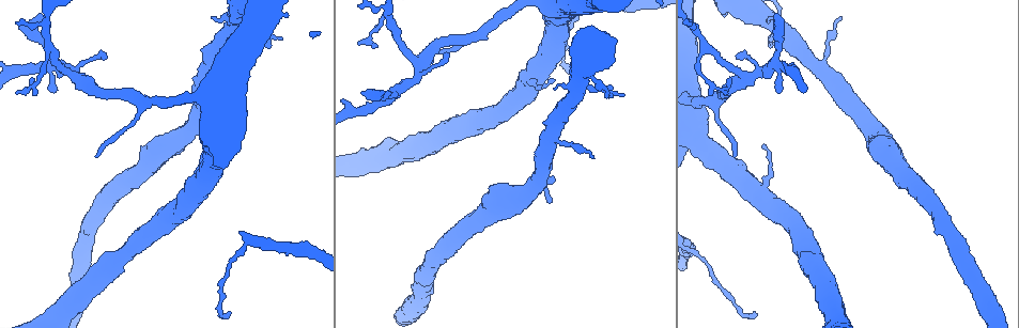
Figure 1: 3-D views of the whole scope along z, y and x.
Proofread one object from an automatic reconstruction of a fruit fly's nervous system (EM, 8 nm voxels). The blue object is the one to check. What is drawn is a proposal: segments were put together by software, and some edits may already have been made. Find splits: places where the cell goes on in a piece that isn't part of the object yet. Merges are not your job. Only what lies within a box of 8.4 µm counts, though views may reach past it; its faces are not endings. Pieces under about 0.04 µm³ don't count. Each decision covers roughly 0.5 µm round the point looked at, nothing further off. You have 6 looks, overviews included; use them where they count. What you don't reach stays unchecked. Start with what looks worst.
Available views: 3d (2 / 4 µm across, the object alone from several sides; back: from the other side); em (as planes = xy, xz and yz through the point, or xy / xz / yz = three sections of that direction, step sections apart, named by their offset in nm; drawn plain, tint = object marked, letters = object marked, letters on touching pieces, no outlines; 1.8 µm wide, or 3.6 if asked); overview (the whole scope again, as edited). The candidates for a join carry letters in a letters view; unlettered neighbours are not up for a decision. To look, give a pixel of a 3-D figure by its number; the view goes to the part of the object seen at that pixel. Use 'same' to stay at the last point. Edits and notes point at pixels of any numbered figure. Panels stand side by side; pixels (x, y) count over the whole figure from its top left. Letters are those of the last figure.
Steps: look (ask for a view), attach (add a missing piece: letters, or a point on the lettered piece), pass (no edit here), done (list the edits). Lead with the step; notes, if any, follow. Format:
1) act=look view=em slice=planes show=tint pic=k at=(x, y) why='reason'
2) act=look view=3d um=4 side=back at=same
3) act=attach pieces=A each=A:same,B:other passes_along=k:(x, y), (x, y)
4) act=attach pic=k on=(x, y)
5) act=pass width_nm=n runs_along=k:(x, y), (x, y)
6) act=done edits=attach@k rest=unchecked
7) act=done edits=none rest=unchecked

act=look view=3d um=4 pic=1 at=(39, 15) why='an open end'

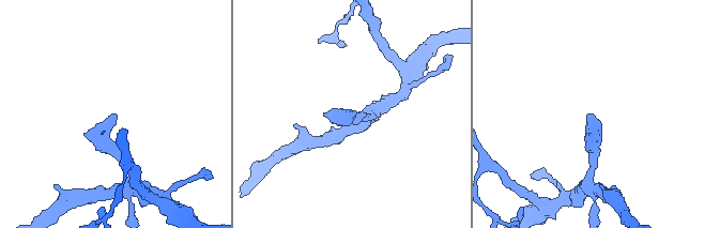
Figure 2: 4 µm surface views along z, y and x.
act=look view=em slice=planes show=letters pic=2 at=(590, 116)

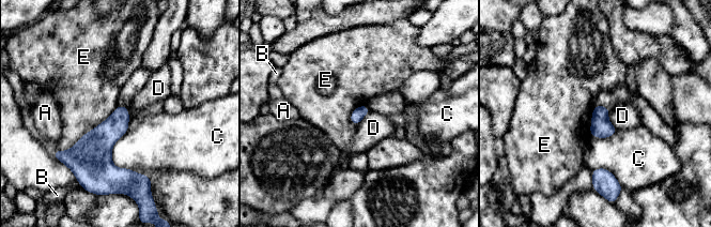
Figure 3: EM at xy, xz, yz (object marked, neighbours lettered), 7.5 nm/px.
act=pass longest_contact=E:550nm each=A:other,B:other,C:other,D:other,E:other border=3:(118, 104), (70, 149), (58, 149) found='none of them fits'

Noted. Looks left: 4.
act=look view=3d um=4 pic=1 at=(590, 86) why='thin end'

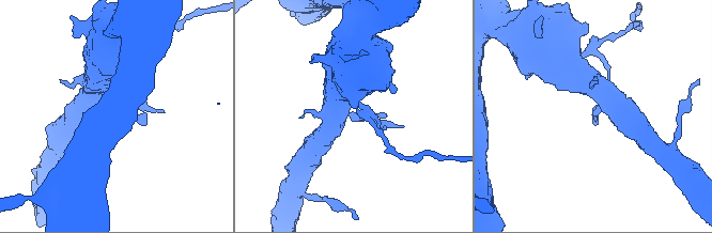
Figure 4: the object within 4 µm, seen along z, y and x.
act=look view=em slice=planes show=letters pic=4 at=(595, 113) why='need the tissue'

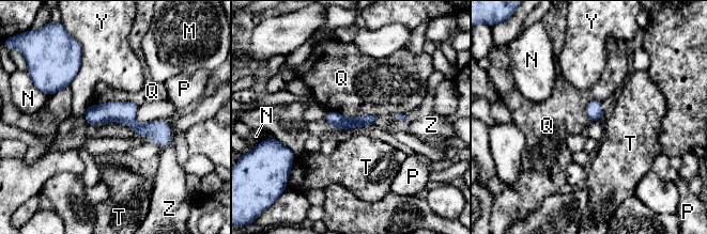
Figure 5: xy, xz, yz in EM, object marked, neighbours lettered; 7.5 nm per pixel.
act=pass each=M:other,N:other,P:other,Q:other,T:other,Y:other,Z:other border=5:(139, 104), (108, 100), (89, 106) found='no lettered piece goes on from it'

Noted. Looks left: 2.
act=look view=em slice=planes show=letters pic=1 at=(841, 17) why='free end'

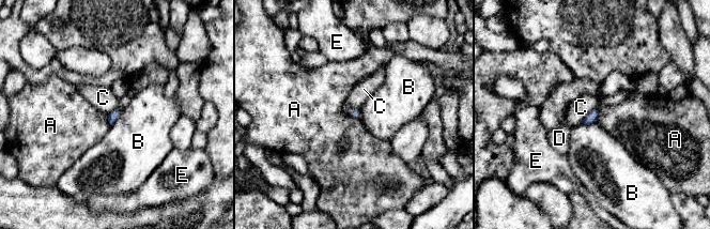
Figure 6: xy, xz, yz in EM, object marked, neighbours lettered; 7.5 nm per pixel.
act=pass each=A:other,B:other,C:other,D:other,E:other border=6:(348, 115), (359, 119) found='none of them fits'

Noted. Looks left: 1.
act=done edits=none rest=unchecked

